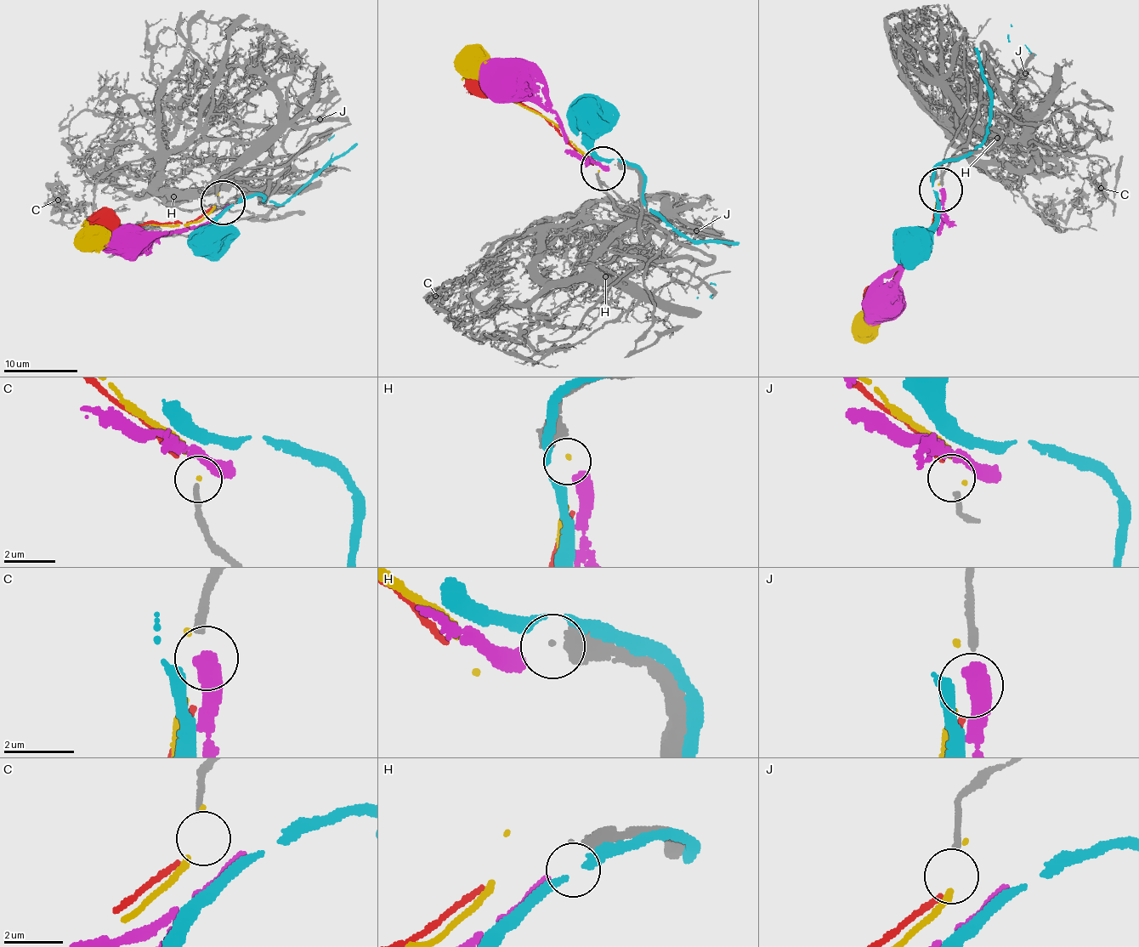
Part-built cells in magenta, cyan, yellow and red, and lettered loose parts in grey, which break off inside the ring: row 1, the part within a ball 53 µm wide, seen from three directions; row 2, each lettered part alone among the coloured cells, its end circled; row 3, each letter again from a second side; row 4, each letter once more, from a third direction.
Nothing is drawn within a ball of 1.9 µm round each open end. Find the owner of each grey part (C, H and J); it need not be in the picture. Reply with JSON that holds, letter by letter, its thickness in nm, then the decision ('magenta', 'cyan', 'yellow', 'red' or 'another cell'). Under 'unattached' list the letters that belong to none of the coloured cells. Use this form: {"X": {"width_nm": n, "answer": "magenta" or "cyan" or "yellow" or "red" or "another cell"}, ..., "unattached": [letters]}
{"C": {"width_nm": 220, "answer": "another cell"}, "H": {"width_nm": 600, "answer": "magenta"}, "J": {"width_nm": 200, "answer": "red"}, "unattached": ["C"]}

